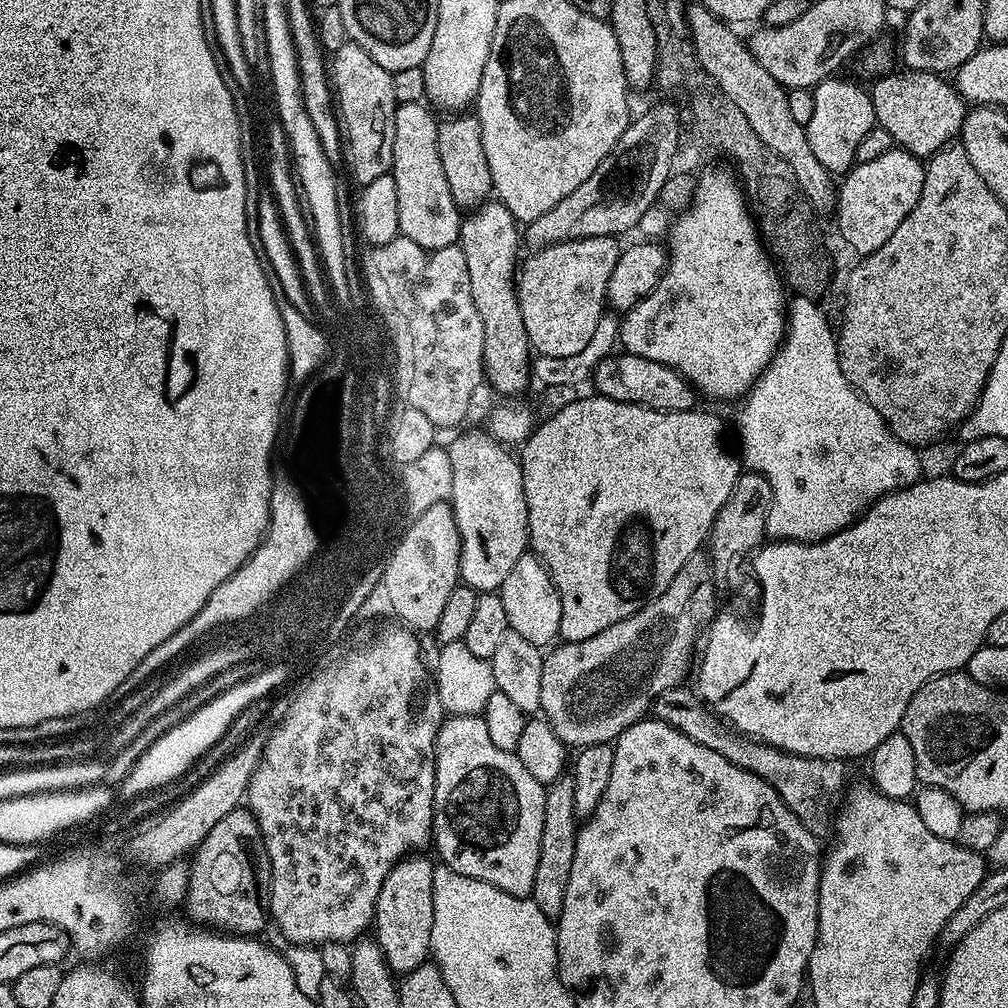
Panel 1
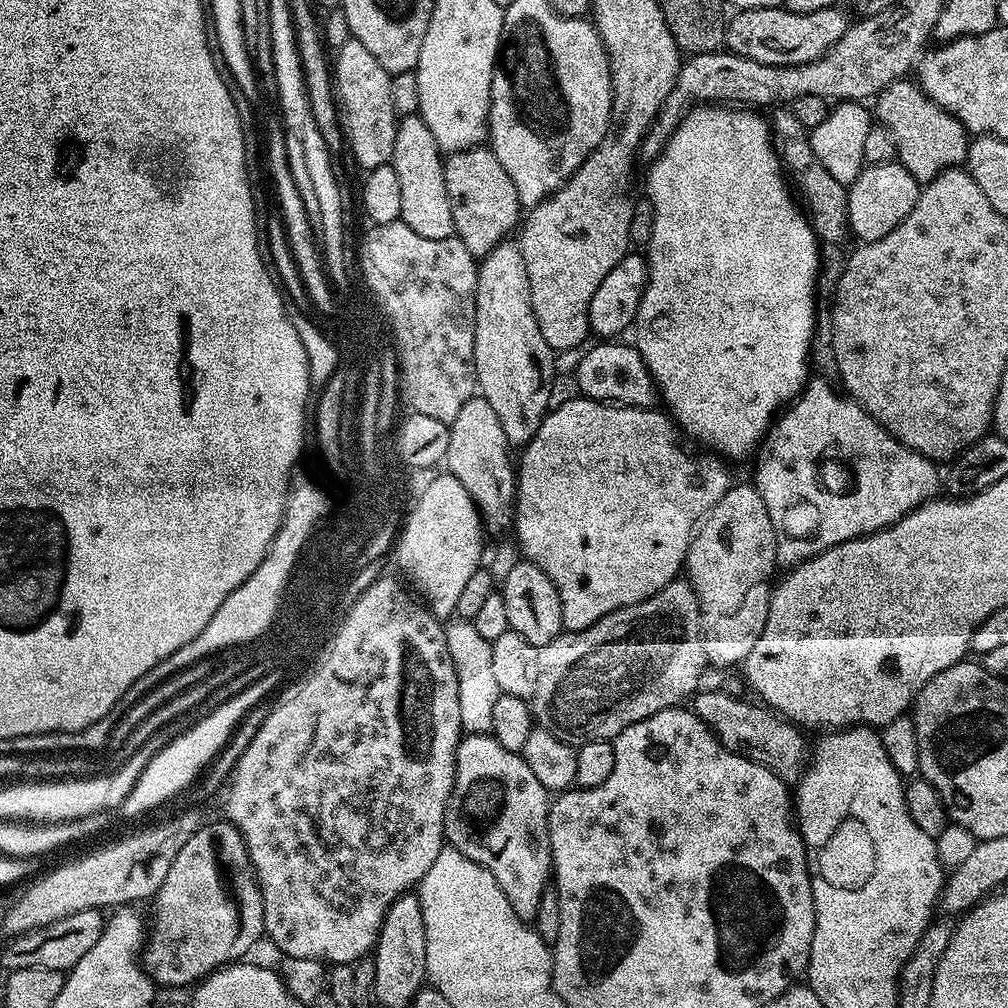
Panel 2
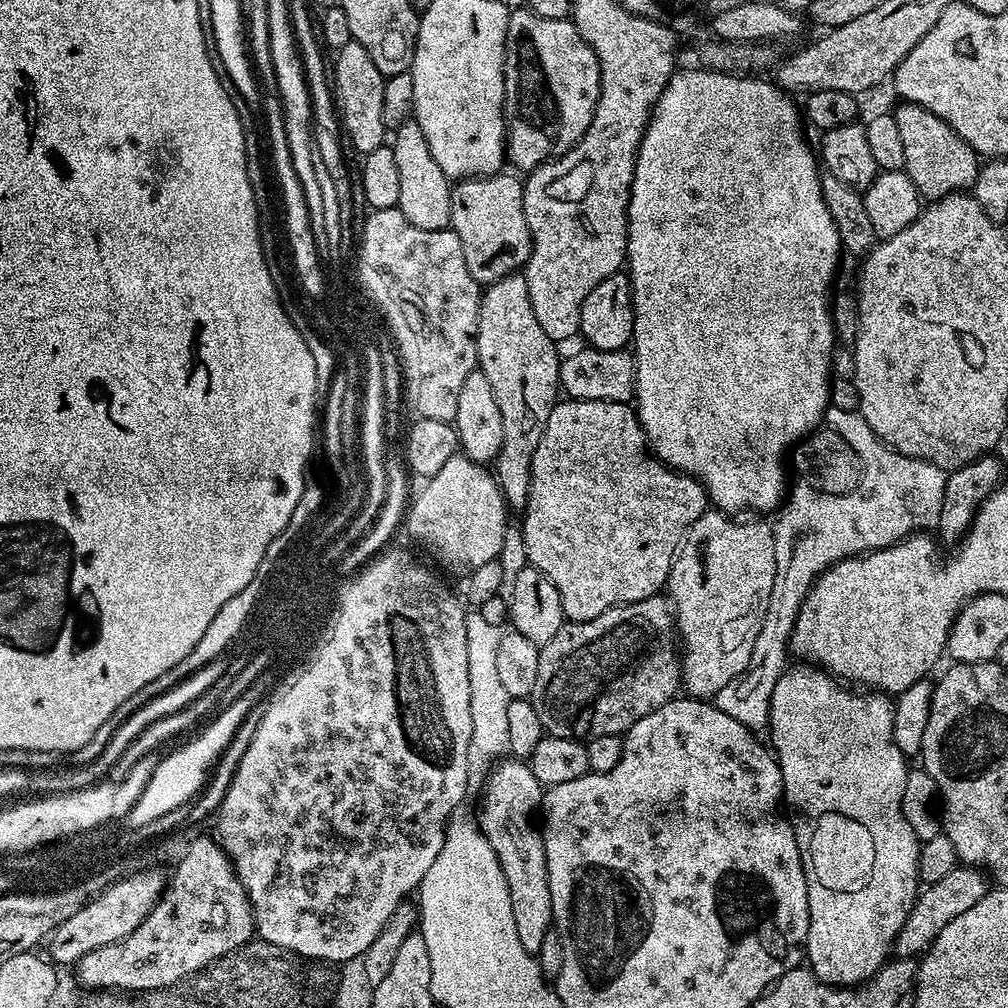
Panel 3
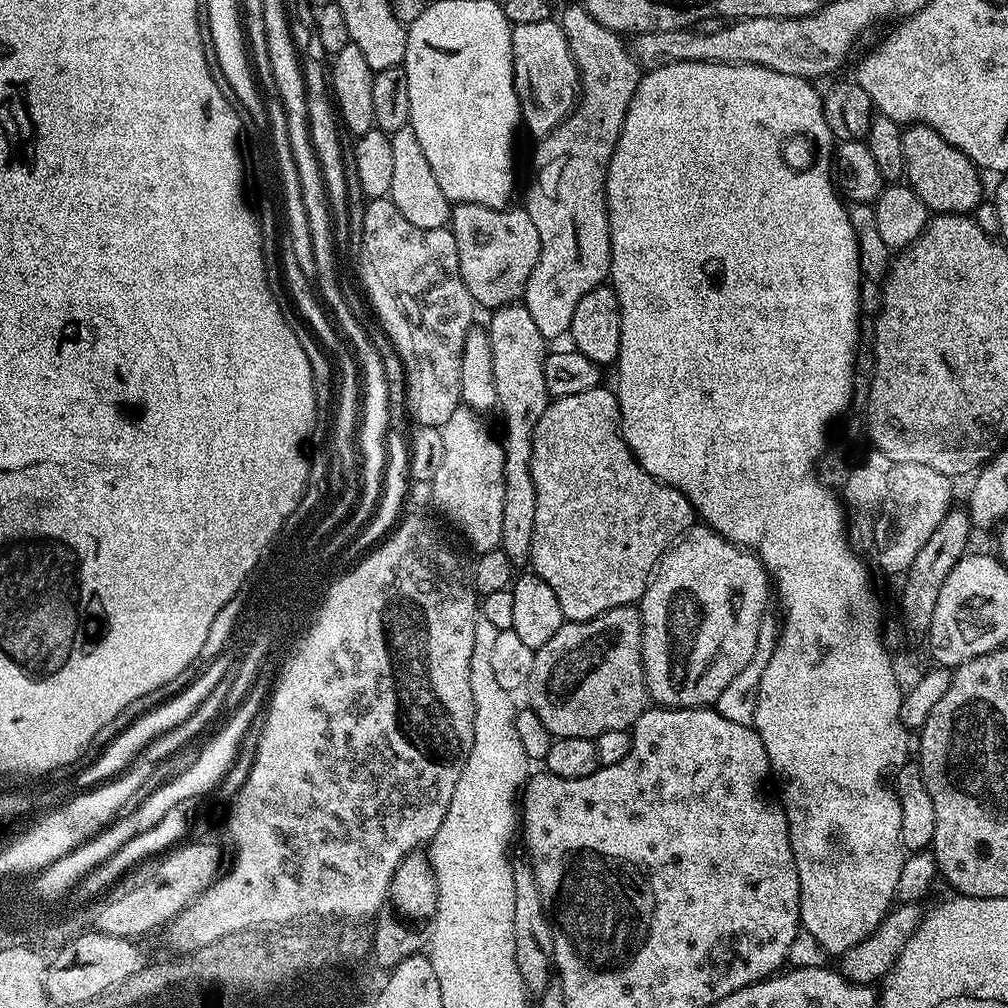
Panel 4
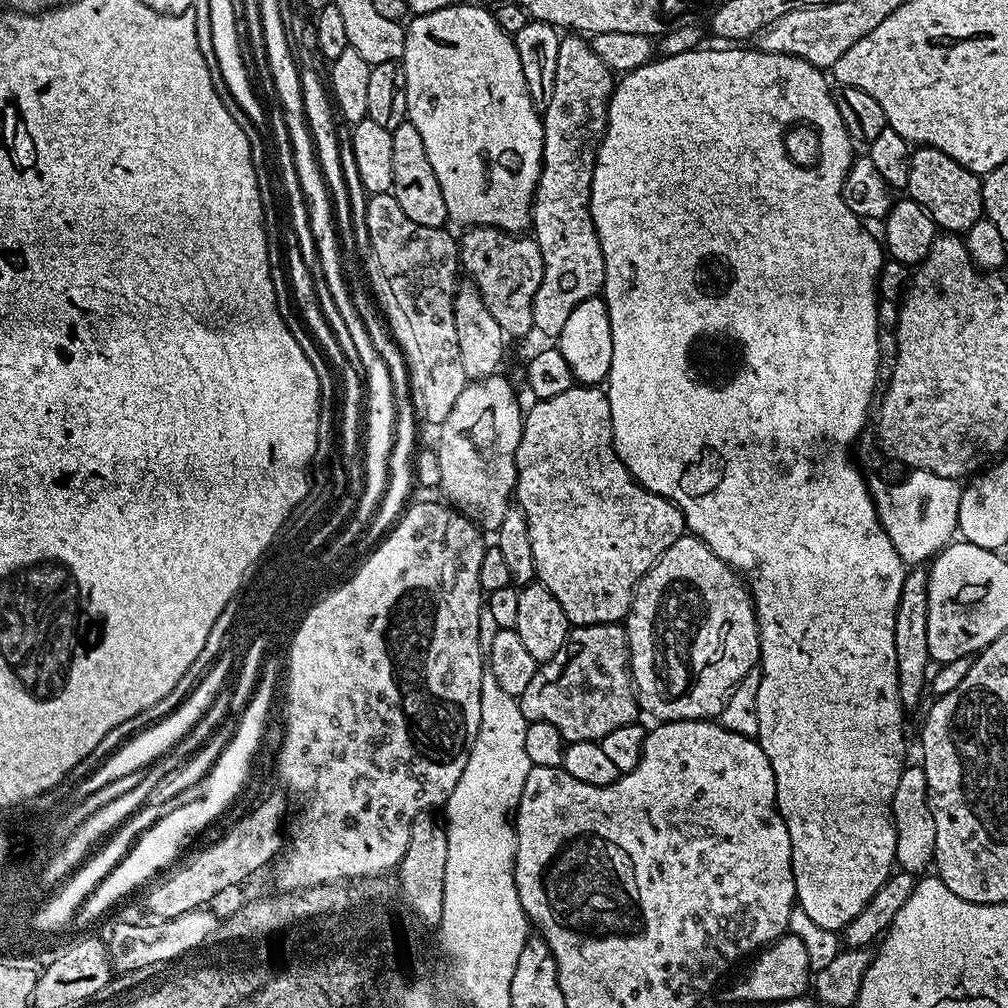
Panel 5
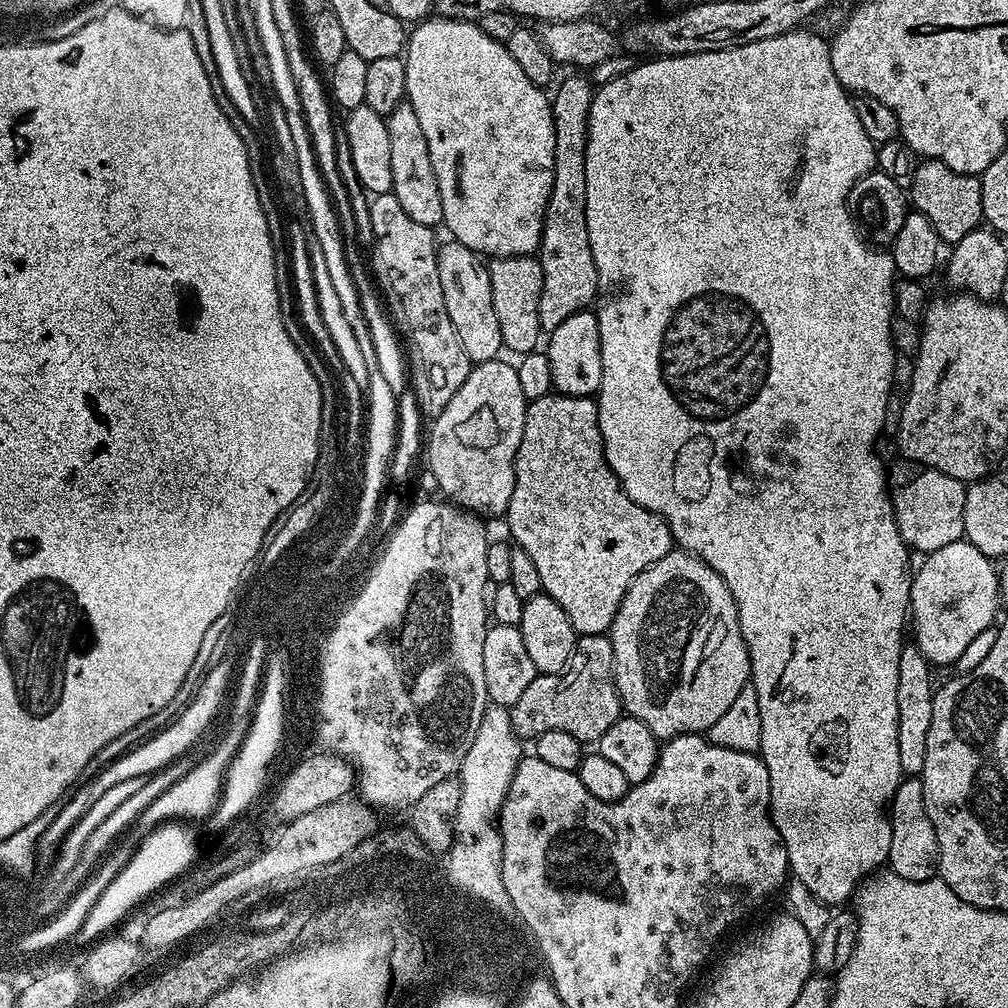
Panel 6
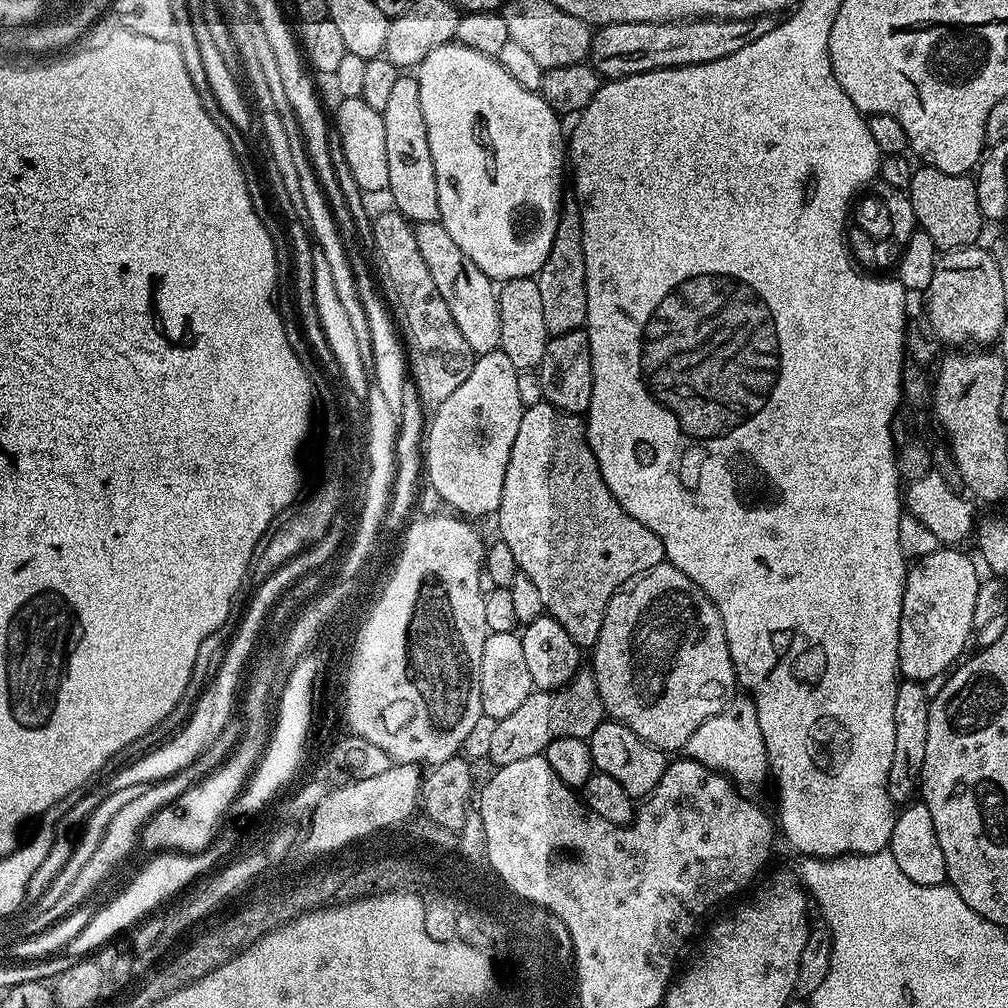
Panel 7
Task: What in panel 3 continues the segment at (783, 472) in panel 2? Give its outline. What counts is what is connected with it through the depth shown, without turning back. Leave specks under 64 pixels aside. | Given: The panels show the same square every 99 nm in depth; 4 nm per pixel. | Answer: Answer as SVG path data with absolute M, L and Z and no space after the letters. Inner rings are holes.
M838 406L829 407L828 413L832 420L840 424L840 432L856 444L856 452L864 456L864 488L856 492L856 496L848 496L848 500L828 500L828 496L812 496L812 492L787 493L786 499L781 503L775 513L776 520L772 524L772 535L776 537L774 558L774 586L770 589L770 598L766 602L766 614L762 618L762 630L758 630L758 639L754 641L754 654L750 654L750 662L746 670L734 682L726 682L722 690L714 698L715 706L722 710L722 714L730 714L734 722L742 722L742 726L753 730L764 730L768 727L768 710L770 698L774 694L774 686L778 678L785 672L789 663L792 631L796 621L800 619L800 608L808 599L808 589L813 587L814 581L825 570L831 569L833 564L847 561L849 556L871 554L890 548L900 540L909 539L913 534L920 534L923 528L937 523L942 510L942 494L944 493L945 472L925 460L915 460L903 456L888 445L876 438L874 430L866 426L860 417L859 411L847 412Z

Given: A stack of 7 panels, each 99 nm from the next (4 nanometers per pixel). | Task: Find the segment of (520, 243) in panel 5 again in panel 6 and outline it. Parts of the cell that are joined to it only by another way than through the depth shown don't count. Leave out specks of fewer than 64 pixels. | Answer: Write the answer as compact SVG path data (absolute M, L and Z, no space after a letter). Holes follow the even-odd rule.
M535 255L498 256L487 261L490 274L490 298L494 298L494 314L498 318L498 330L502 330L502 342L507 351L523 354L535 352L542 344L542 329L538 318L538 302L542 302L542 266Z

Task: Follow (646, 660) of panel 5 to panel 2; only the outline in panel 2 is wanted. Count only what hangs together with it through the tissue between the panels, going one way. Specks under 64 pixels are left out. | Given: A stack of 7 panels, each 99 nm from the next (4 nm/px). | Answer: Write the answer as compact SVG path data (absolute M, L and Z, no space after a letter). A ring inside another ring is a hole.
M733 483L726 494L716 505L710 509L708 515L699 521L698 527L693 531L692 541L688 547L688 558L686 561L686 578L692 584L692 589L696 591L696 597L700 603L700 614L702 617L702 627L704 630L704 643L708 646L708 662L713 669L732 668L743 662L754 650L754 646L759 644L762 630L768 627L768 598L770 595L770 581L773 579L772 571L777 571L776 562L776 535L774 526L770 522L770 510L766 510L766 502L762 502L762 494L751 483Z

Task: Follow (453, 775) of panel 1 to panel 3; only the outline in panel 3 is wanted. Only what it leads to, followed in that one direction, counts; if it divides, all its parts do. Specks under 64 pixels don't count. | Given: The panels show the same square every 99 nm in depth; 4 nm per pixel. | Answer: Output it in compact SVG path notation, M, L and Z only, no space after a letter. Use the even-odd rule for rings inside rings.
M512 758L507 762L497 763L487 773L482 791L484 793L480 796L480 812L478 811L480 833L486 838L486 842L490 842L490 850L494 850L502 866L502 874L506 874L506 886L510 890L510 910L514 914L514 927L518 929L518 939L522 941L522 946L526 946L528 952L536 954L542 946L542 938L545 937L548 929L553 927L544 838L538 827L537 817L536 820L532 817L535 812L537 815L542 804L542 786L538 778L534 778L534 774L528 769L527 763Z

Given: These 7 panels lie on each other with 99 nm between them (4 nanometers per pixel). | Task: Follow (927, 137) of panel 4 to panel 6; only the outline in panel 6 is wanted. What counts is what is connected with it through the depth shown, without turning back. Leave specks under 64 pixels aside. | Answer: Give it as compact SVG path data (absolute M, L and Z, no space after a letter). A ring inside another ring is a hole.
M921 159L917 163L910 189L910 204L915 211L930 218L930 226L934 226L941 241L948 246L956 245L966 238L966 234L981 227L984 219L979 176L958 174L937 160Z

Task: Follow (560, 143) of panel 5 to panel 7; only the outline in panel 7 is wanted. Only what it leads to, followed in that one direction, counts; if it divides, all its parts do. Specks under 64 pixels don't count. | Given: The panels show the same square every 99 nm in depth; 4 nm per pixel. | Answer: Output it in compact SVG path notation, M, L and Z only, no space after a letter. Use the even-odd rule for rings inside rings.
M568 198L563 201L550 254L535 279L542 294L542 311L549 337L583 329L586 324L586 262L582 250L580 206L575 199Z

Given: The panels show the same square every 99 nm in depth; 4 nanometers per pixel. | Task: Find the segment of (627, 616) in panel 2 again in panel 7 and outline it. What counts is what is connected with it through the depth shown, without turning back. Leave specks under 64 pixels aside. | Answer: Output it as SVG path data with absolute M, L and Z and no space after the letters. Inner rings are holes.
M581 670L569 684L551 690L533 690L507 718L495 721L488 736L488 756L493 765L499 766L518 762L522 758L541 755L554 738L578 738L587 740L594 730L606 719L604 703L598 694L598 682L591 670Z

